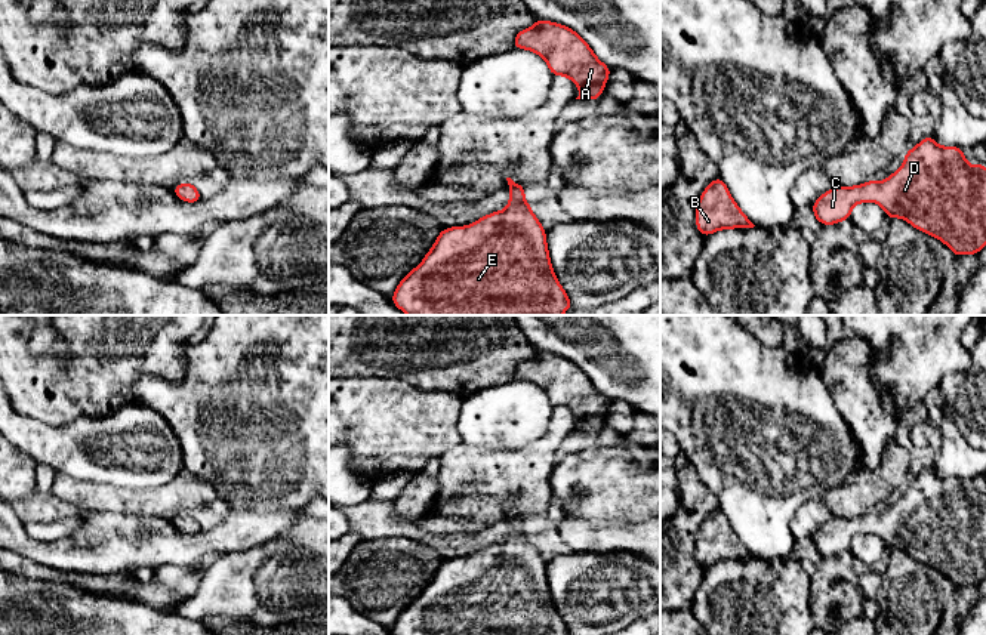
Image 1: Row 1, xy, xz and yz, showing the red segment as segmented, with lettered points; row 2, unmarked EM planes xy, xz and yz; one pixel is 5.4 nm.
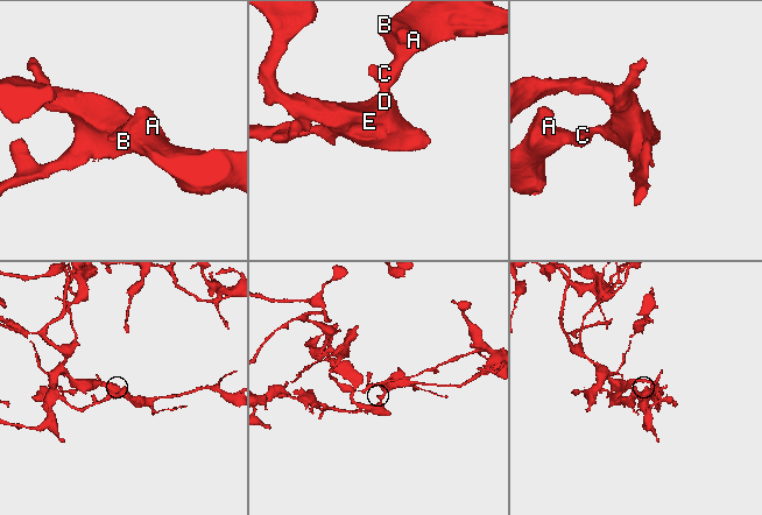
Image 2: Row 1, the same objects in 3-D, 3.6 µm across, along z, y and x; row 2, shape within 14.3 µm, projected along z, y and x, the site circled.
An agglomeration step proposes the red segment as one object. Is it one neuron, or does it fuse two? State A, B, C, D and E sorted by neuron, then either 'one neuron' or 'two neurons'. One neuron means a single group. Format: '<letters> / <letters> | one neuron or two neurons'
A B C D E | one neuron

